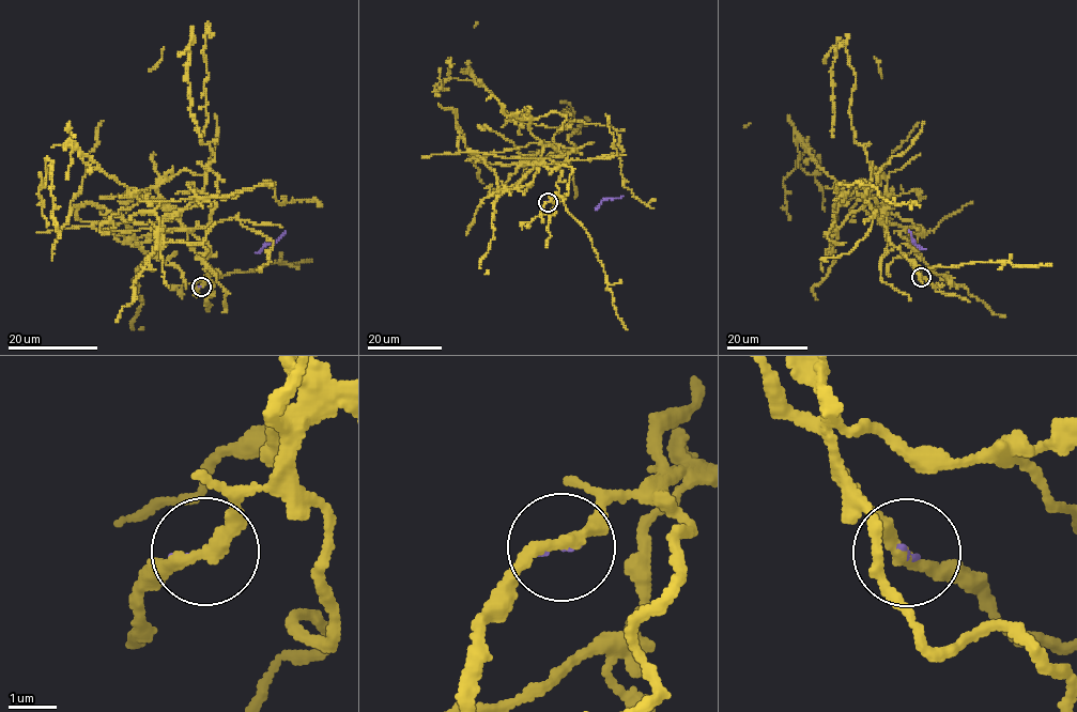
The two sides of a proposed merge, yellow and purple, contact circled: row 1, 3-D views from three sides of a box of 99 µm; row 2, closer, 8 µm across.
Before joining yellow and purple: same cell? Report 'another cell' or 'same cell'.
another cell

